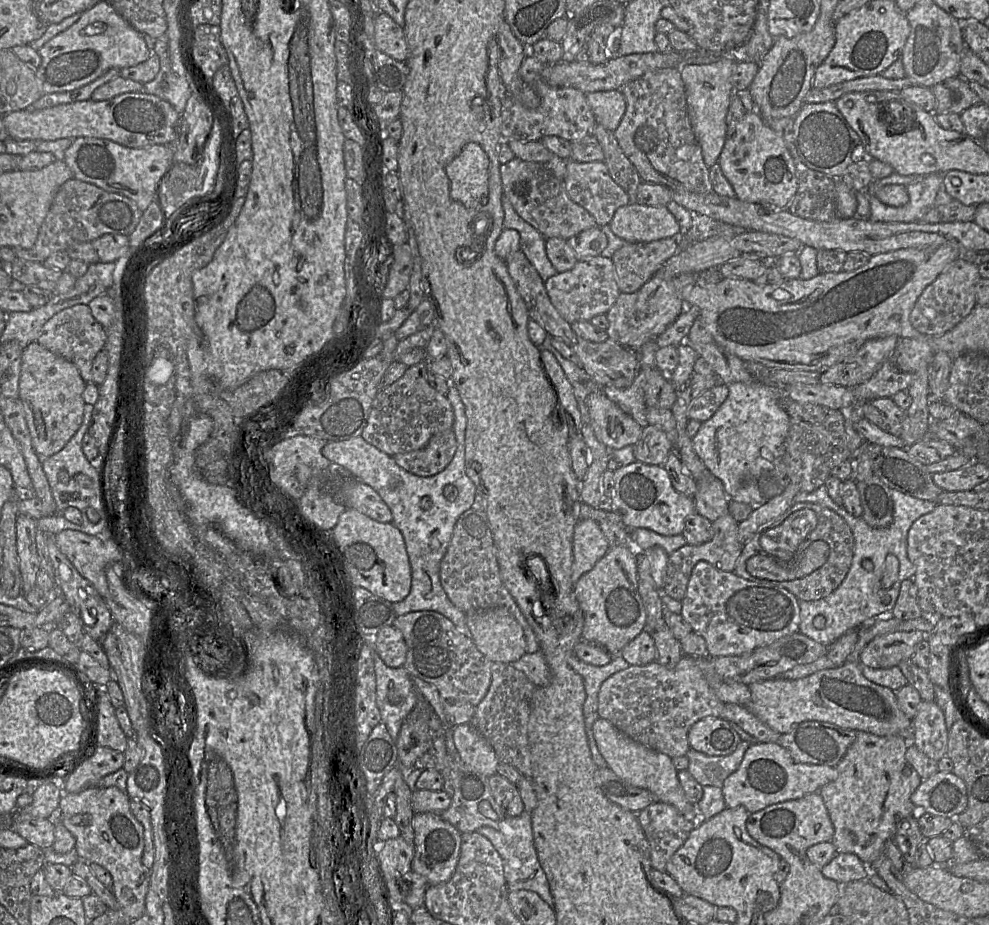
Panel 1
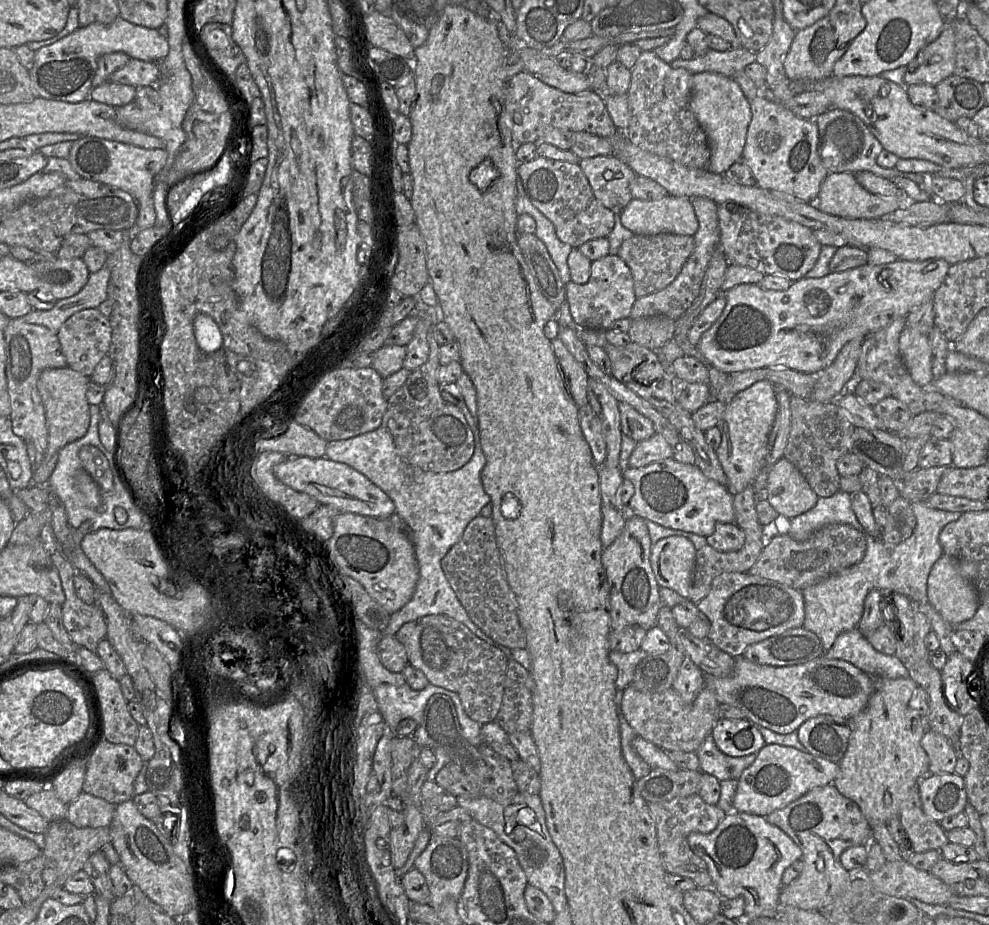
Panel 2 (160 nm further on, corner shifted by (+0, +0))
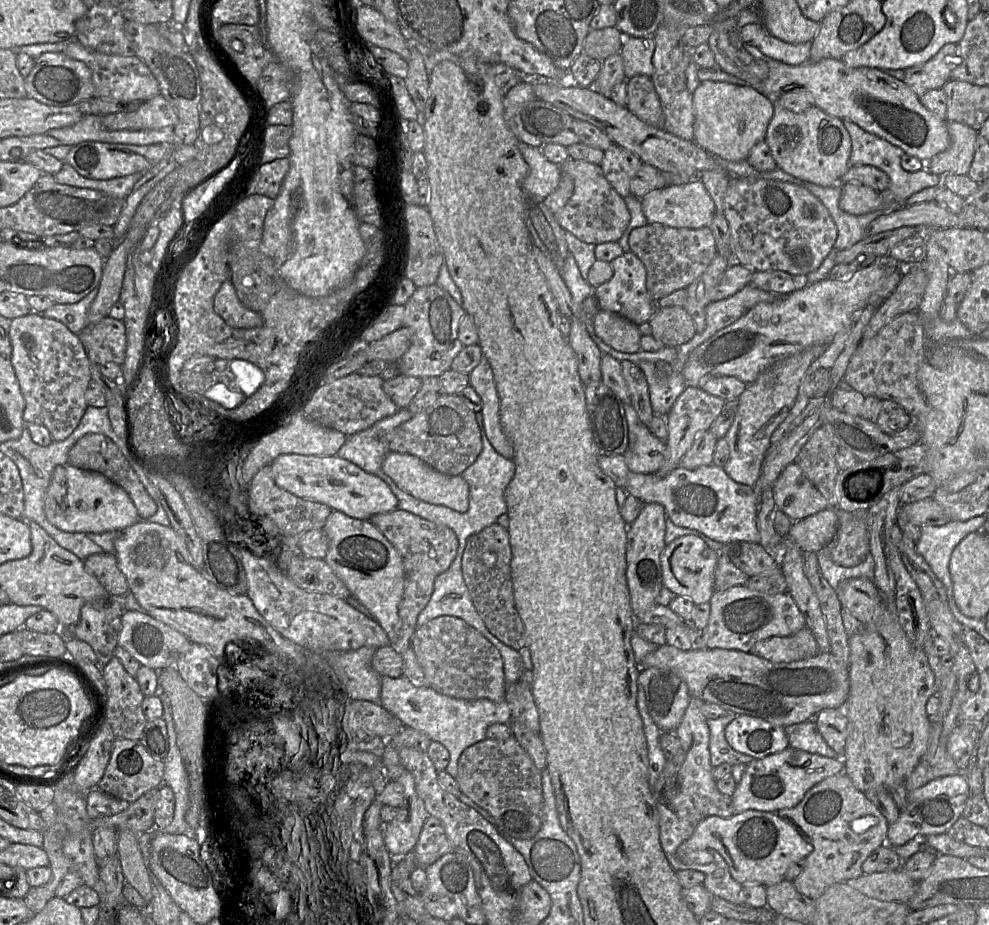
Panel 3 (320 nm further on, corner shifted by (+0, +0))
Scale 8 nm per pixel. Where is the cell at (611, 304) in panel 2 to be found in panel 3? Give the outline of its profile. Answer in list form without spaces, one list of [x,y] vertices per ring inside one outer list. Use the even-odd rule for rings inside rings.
[[[625,252],[609,262],[613,268],[612,278],[595,288],[593,295],[597,298],[601,310],[617,313],[634,324],[646,327],[655,313],[654,301],[646,288],[646,268],[642,261],[632,252]]]

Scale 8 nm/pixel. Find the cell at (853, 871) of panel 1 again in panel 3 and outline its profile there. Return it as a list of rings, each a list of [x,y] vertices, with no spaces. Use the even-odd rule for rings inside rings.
[[[965,773],[944,776],[931,780],[924,786],[907,794],[904,809],[900,810],[898,819],[887,832],[886,844],[897,847],[912,840],[917,835],[947,833],[948,829],[962,815],[966,801],[971,796]]]

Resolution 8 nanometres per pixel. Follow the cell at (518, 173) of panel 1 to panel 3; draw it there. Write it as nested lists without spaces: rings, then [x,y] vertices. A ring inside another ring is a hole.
[[[568,158],[560,168],[574,181],[573,195],[555,214],[561,227],[586,243],[618,242],[630,223],[631,215],[625,199],[611,186],[600,165]]]

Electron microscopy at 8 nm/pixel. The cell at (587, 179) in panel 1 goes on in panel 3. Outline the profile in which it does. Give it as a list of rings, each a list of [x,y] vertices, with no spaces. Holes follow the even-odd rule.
[[[613,144],[605,151],[600,167],[611,186],[619,195],[626,198],[631,194],[631,180],[642,165],[643,163],[637,155]]]

